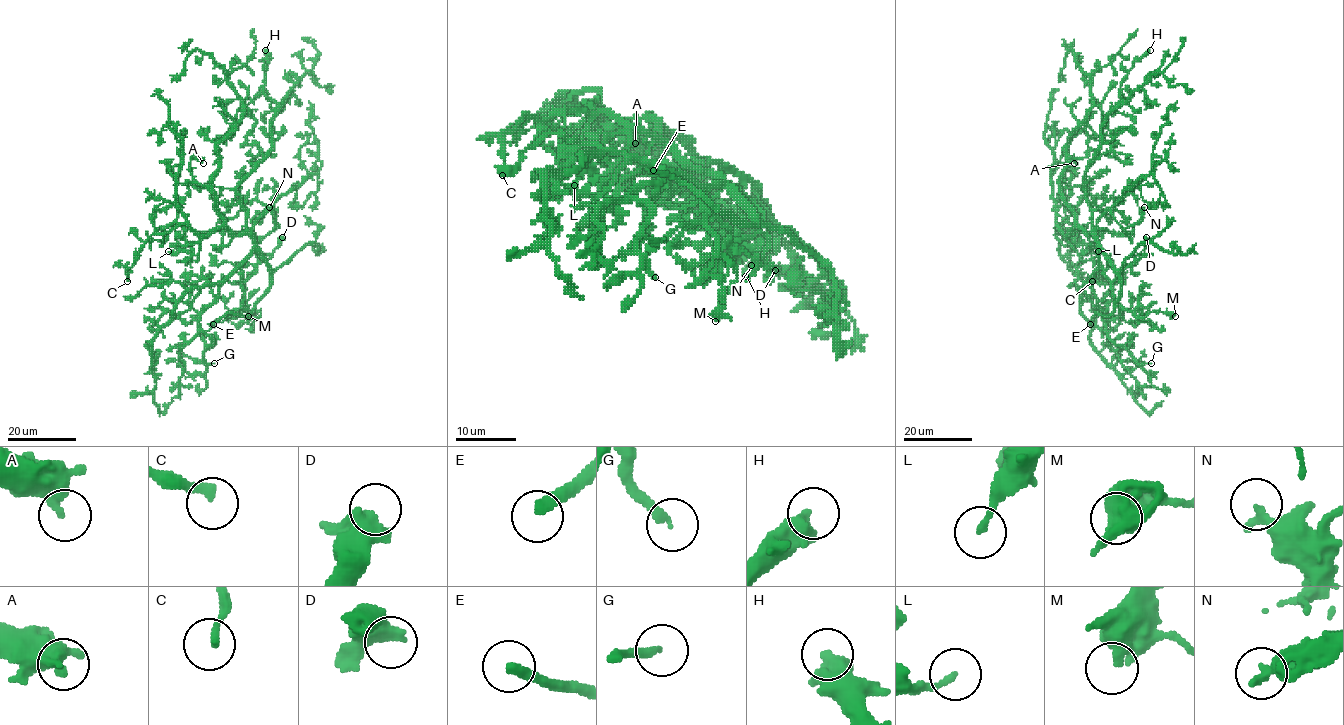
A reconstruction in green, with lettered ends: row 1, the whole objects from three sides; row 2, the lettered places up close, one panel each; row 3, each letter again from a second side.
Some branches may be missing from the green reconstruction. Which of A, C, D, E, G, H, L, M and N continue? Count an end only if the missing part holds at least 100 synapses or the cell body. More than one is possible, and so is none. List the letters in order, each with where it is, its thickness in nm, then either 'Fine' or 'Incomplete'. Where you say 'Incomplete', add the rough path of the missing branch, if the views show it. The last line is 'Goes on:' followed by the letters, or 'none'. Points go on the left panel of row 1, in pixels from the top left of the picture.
A: Place: (203, 163). Thickness 320 nm. Fine
C: Place: (127, 281). Thickness 240 nm. Fine
D: Place: (282, 237). Thickness 400 nm. Fine
E: Place: (213, 324). Thickness 320 nm. Incomplete. Course of what is missing: (213, 324), (190, 330), (183, 336), (157, 340), (150, 335), (154, 329), (150, 328)
G: Place: (214, 363). Thickness 240 nm. Fine
H: Place: (265, 50). Thickness 320 nm. Fine
L: Place: (168, 251). Thickness 180 nm. Fine
M: Place: (248, 316). Thickness 440 nm. Fine
N: Place: (269, 207). Thickness 400 nm. Fine
Goes on: E

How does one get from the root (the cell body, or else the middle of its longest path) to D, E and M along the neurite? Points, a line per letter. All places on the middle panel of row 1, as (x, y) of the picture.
D: (695, 170), (710, 172), (724, 182), (703, 191), (703, 206), (728, 229), (730, 246), (757, 265), (775, 270)
E: (695, 170), (713, 173), (751, 212), (753, 223), (738, 223), (730, 215), (721, 214), (686, 185), (653, 170)
M: (695, 170), (710, 172), (724, 182), (703, 191), (703, 206), (718, 252), (738, 274), (724, 294), (715, 321)

